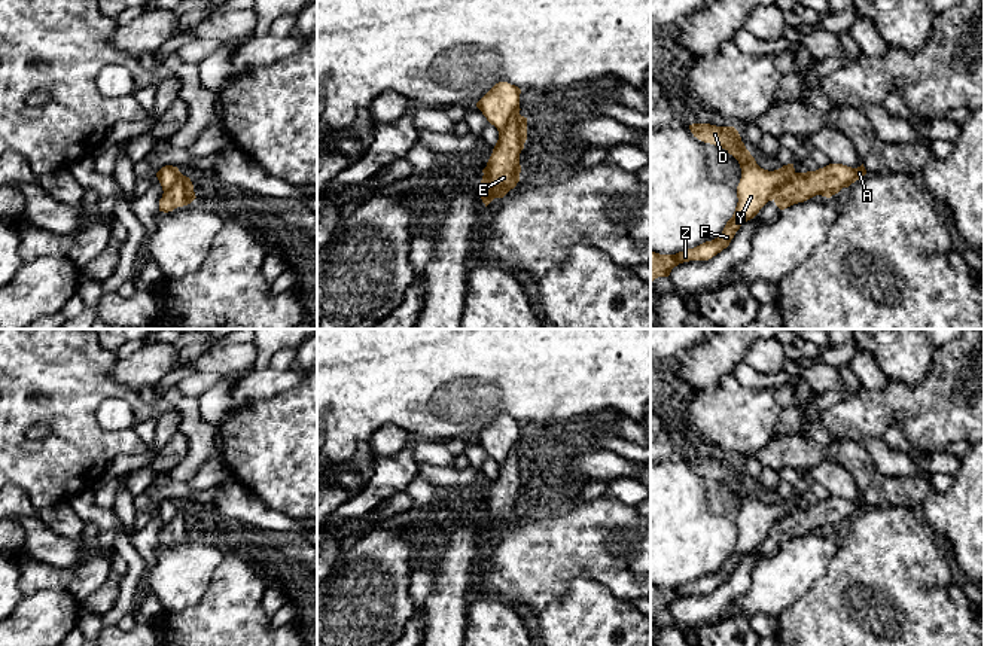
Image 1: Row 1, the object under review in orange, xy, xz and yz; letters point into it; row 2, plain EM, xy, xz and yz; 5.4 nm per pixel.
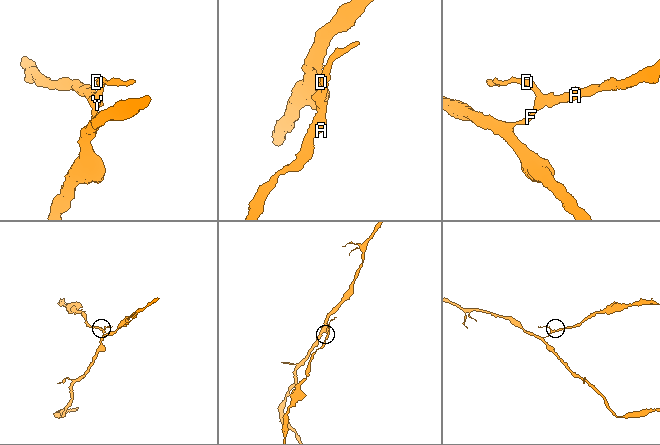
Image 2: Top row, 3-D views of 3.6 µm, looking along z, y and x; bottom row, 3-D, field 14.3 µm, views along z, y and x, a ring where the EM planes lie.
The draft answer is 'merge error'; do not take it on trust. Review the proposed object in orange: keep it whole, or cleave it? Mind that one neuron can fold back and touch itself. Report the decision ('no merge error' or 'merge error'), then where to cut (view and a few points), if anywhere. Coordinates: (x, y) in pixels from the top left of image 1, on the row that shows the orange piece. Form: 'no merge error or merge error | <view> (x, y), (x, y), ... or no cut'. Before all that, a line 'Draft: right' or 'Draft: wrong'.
Draft: right
merge error | yz (795, 173), (776, 191), (773, 198)

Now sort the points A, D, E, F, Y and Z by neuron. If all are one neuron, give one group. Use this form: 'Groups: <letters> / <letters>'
Groups: A E / D F Y Z

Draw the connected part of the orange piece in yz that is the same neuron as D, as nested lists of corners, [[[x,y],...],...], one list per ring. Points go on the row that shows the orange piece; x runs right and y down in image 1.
[[[692,124],[689,129],[698,140],[725,149],[738,161],[741,168],[741,179],[737,186],[738,202],[732,217],[726,222],[718,238],[676,255],[651,252],[651,281],[658,277],[668,277],[679,263],[709,260],[721,253],[729,246],[740,226],[753,219],[768,201],[773,201],[776,191],[795,174],[793,164],[783,165],[774,171],[761,168],[734,127]]]

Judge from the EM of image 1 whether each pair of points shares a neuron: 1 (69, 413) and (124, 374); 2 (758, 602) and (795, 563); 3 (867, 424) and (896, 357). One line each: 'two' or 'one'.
1: two
2: one
3: two

